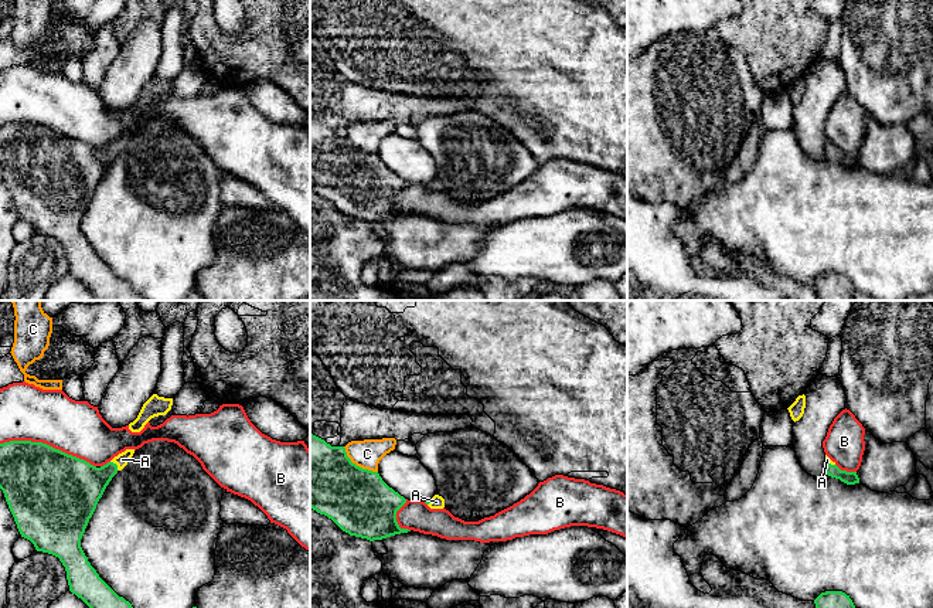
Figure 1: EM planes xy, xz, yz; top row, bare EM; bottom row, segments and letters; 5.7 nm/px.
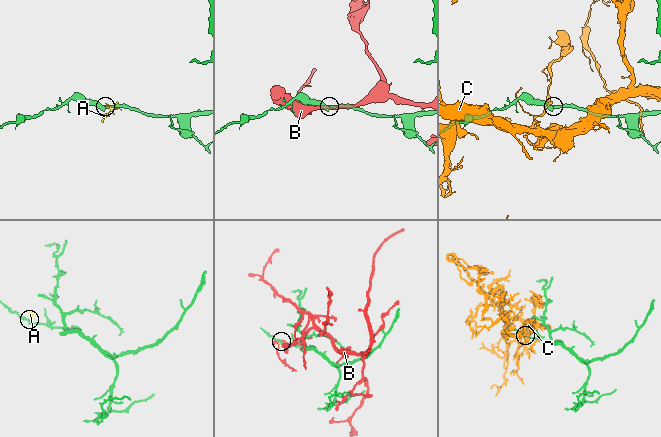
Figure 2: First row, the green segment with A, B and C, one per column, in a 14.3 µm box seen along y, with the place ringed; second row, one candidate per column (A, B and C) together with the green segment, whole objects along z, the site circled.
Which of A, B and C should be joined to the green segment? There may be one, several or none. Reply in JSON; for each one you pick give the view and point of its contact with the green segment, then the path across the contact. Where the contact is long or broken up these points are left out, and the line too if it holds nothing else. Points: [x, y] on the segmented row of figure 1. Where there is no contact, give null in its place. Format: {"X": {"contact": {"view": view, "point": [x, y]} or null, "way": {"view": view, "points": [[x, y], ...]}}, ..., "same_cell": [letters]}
{"A": {"contact": {"view": "xy", "point": [116, 465]}, "way": {"view": "xy", "points": [[78, 485], [102, 476], [116, 465], [122, 459]]}}, "same_cell": ["A"]}

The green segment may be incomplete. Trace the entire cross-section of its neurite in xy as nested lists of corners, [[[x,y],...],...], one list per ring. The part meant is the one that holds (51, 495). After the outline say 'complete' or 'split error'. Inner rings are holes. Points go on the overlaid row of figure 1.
[[[42,442],[0,444],[0,489],[21,537],[59,558],[69,591],[89,608],[133,608],[88,561],[81,539],[112,478],[134,449],[96,468]]]; split error

